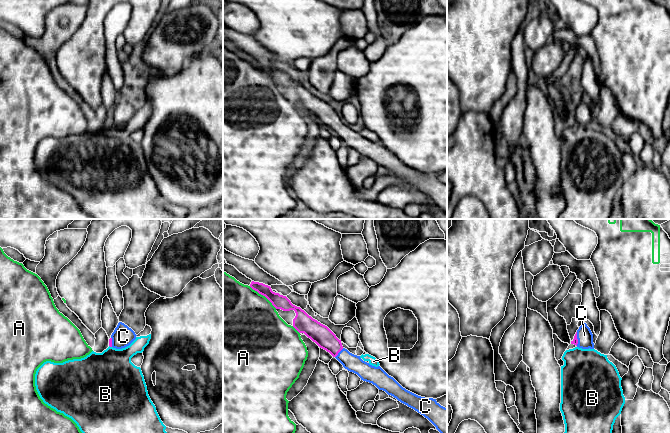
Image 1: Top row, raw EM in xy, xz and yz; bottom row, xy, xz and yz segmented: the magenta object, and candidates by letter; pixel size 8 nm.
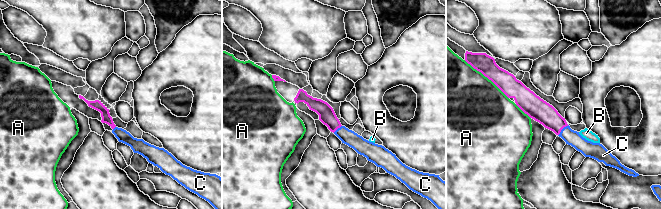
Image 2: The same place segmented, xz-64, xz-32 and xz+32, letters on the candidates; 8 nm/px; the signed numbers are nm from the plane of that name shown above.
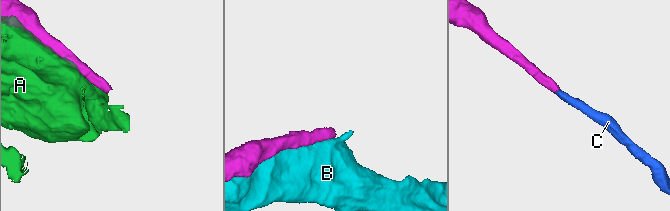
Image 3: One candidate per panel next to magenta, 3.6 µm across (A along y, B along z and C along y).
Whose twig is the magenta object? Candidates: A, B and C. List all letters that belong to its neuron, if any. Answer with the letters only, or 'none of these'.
C

